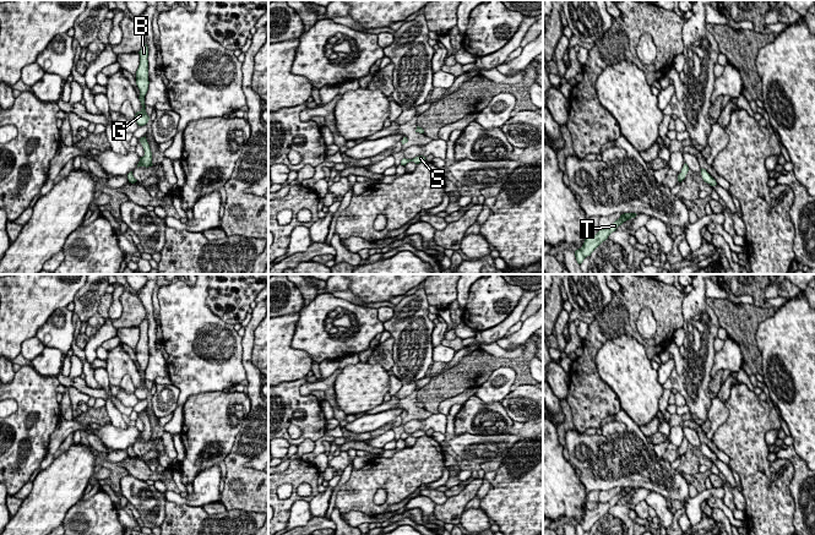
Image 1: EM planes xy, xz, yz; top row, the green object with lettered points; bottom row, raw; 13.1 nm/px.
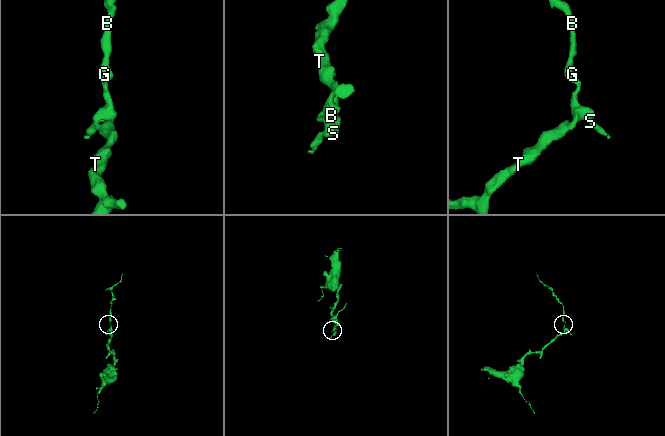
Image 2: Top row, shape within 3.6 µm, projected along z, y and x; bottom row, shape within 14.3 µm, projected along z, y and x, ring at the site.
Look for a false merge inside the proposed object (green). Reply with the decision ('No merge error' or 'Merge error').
No merge error

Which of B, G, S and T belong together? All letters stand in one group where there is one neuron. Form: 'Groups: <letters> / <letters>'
Groups: B G S T

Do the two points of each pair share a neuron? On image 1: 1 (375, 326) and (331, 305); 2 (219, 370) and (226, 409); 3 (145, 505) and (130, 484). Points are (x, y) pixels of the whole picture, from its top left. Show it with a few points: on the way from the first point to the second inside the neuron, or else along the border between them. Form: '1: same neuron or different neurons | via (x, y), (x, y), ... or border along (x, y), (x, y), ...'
1: same neuron | via (364, 317), (357, 310), (342, 304)
2: different neurons | border along (222, 389), (196, 393), (194, 396)
3: same neuron | via (140, 500), (132, 489)

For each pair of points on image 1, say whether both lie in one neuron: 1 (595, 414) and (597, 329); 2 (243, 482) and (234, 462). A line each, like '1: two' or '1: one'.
1: one
2: one

